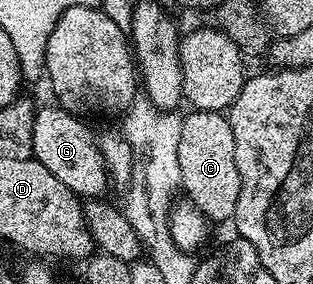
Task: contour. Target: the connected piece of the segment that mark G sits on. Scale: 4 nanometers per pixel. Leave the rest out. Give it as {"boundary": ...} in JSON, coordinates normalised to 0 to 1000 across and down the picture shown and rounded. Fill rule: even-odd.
{"boundary":[[[169,370],[121,380],[105,401],[105,553],[262,697],[319,697],[332,683],[323,676],[355,651],[355,613],[313,486],[297,486],[294,461],[259,430],[268,423],[256,408]]]}

